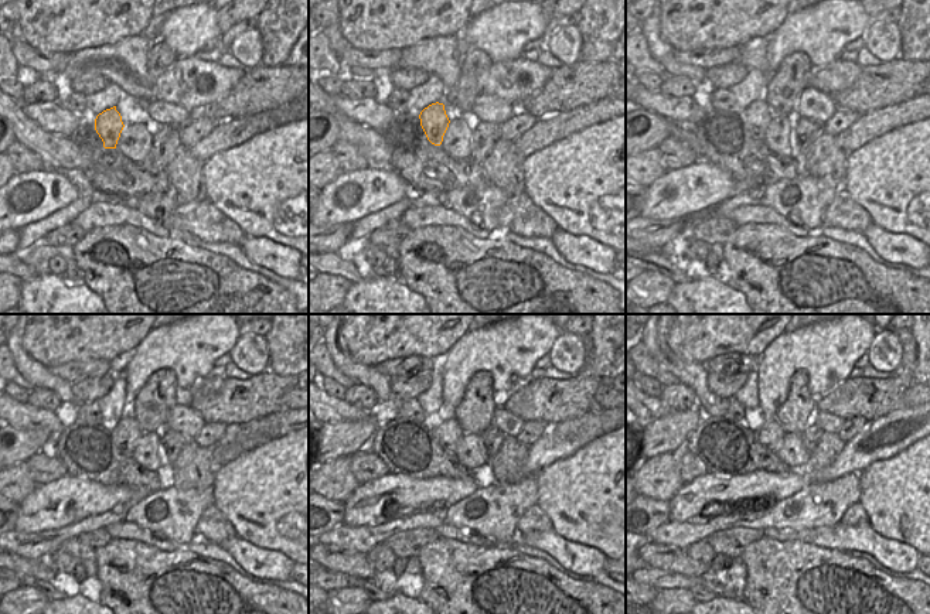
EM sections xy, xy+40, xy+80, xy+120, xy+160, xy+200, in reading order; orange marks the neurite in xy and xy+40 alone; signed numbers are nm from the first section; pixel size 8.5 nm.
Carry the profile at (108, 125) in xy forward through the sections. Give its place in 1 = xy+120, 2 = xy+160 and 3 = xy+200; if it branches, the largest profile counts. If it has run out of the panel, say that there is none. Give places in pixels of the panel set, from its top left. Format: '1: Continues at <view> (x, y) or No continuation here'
1: Continues at xy+120 (128, 430)
2: Continues at xy+160 (449, 433)
3: Continues at xy+200 (770, 435).

